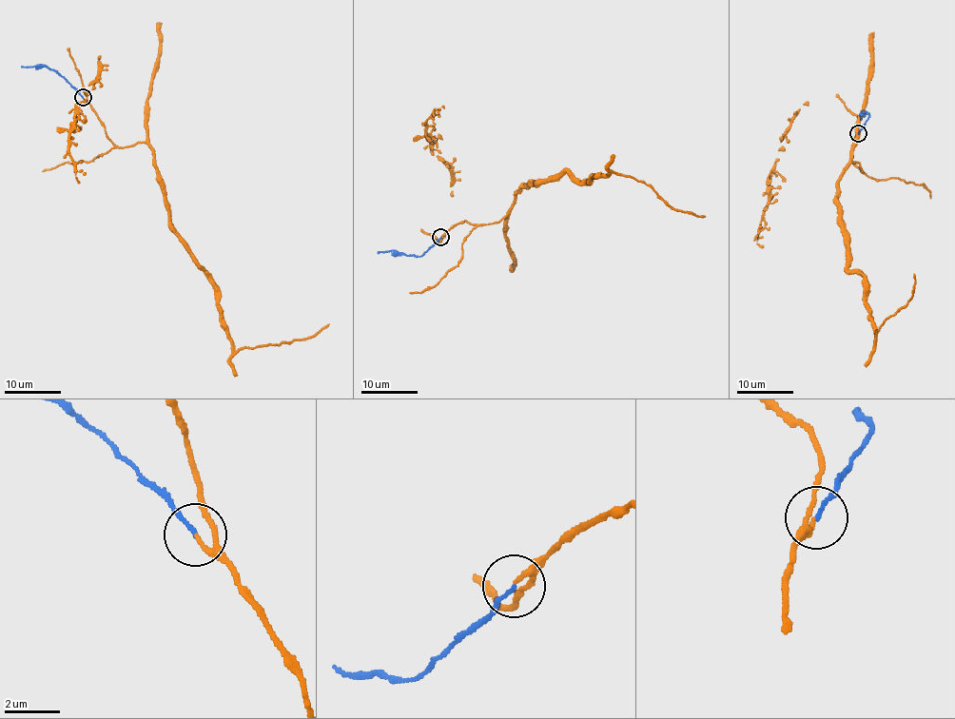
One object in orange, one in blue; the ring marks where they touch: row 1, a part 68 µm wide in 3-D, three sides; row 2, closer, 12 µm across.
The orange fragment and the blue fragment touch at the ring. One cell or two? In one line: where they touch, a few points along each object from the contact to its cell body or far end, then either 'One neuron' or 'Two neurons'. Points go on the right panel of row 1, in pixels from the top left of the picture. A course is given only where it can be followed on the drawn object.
Place: (858, 133). Course of orange: (858, 133), (852, 163), (862, 171), (853, 162), (839, 182), (838, 220), (876, 337), (911, 296), (913, 273). Course of blue: (858, 133), (869, 115), (862, 111), (862, 118). One neuron

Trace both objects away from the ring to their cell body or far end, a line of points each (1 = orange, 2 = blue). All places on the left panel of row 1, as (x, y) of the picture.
1: (82, 97), (119, 147), (144, 142), (151, 149), (170, 227), (211, 281), (233, 347), (310, 338), (328, 323)
2: (82, 97), (62, 76), (45, 66), (21, 66)

